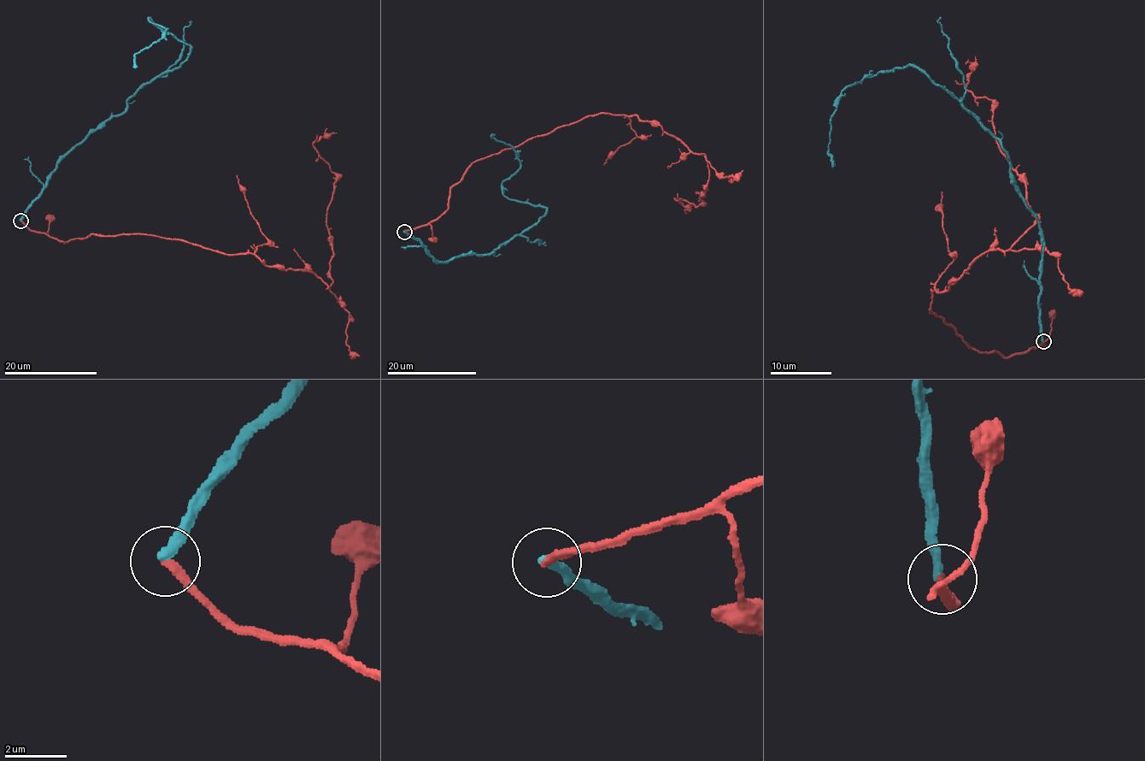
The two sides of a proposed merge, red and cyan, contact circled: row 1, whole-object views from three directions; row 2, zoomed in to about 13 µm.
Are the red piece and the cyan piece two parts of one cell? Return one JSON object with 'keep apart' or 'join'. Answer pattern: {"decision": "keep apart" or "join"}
{"decision": "keep apart"}

